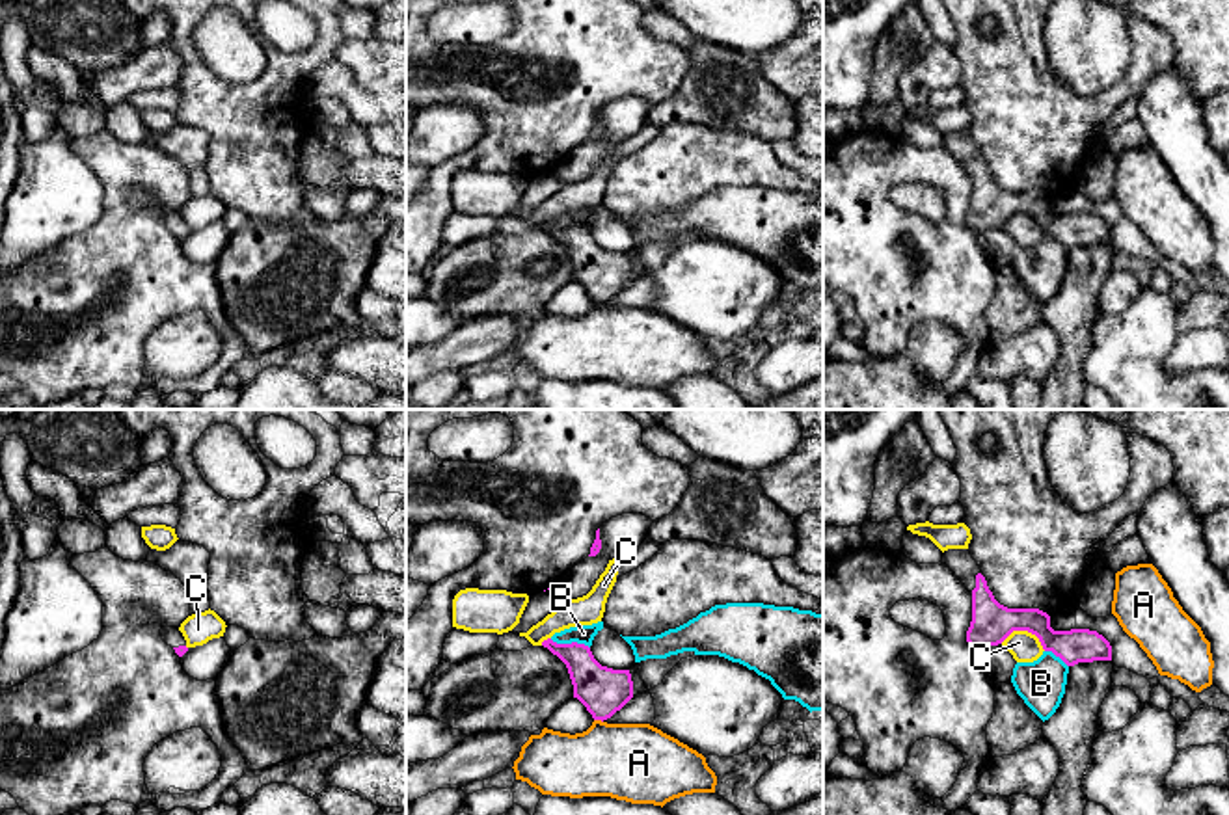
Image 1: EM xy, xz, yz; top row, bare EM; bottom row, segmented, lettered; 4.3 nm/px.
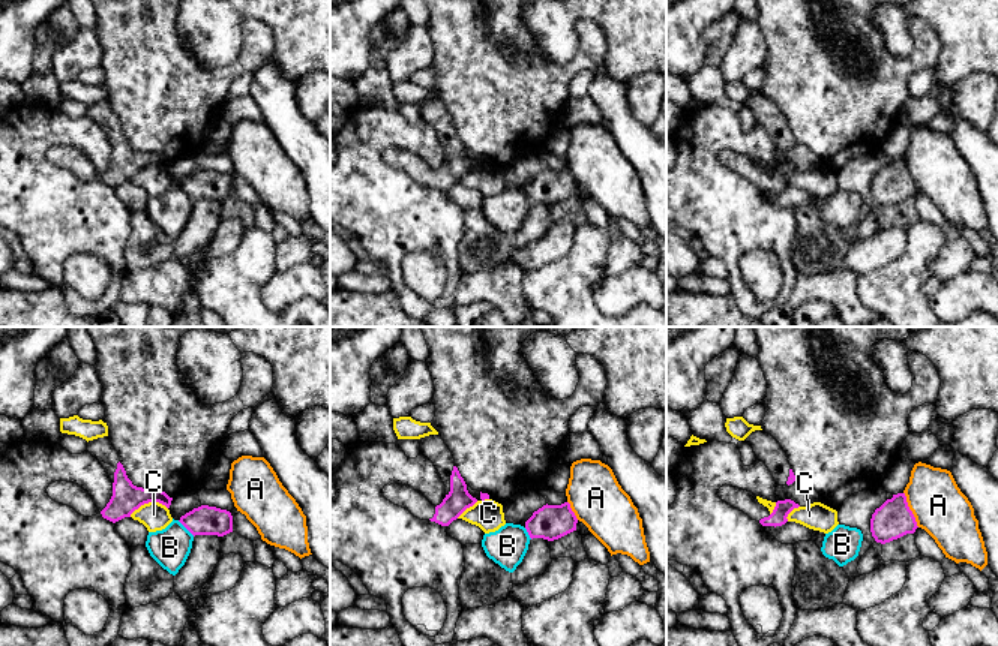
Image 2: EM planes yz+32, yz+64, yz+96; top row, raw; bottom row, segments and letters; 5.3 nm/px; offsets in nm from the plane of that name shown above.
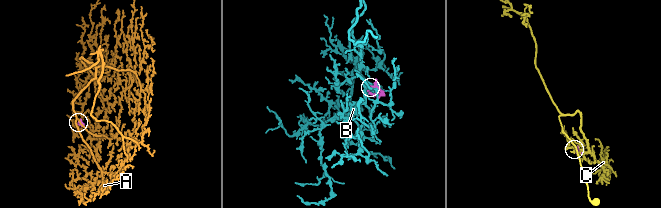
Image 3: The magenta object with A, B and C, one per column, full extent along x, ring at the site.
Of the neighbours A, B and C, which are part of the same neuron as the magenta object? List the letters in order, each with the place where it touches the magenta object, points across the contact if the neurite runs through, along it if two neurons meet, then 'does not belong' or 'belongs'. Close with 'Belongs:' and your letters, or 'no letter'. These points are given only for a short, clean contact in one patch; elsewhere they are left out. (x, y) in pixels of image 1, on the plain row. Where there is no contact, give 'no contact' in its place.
A: meets magenta in xz at (598, 302); does not belong
B: meets magenta in xz at (572, 226); border along xz (550, 222), (578, 226), (589, 231); does not belong
C: meets magenta in yz at (1025, 213); does not belong
Belongs: no letter

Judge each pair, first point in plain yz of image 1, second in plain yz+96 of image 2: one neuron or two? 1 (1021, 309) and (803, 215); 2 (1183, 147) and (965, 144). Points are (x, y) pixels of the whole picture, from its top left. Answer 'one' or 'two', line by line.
1: one
2: one

